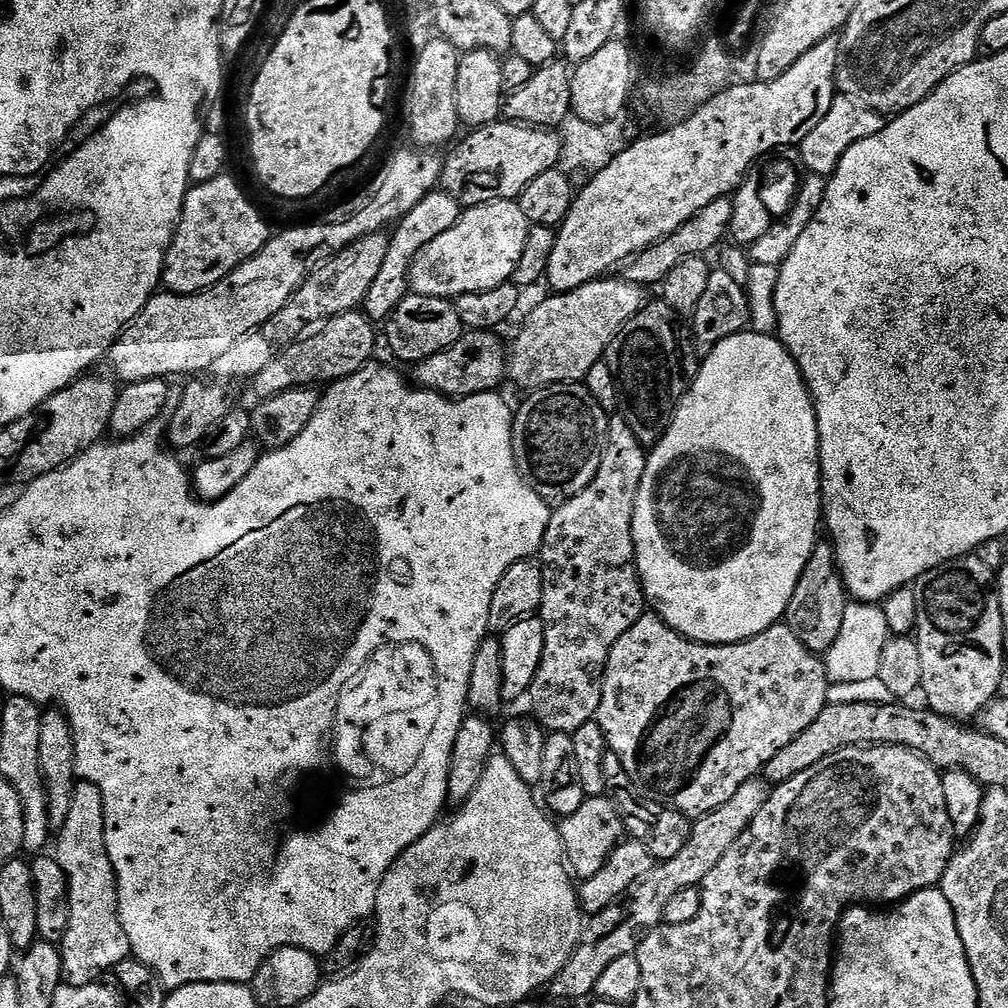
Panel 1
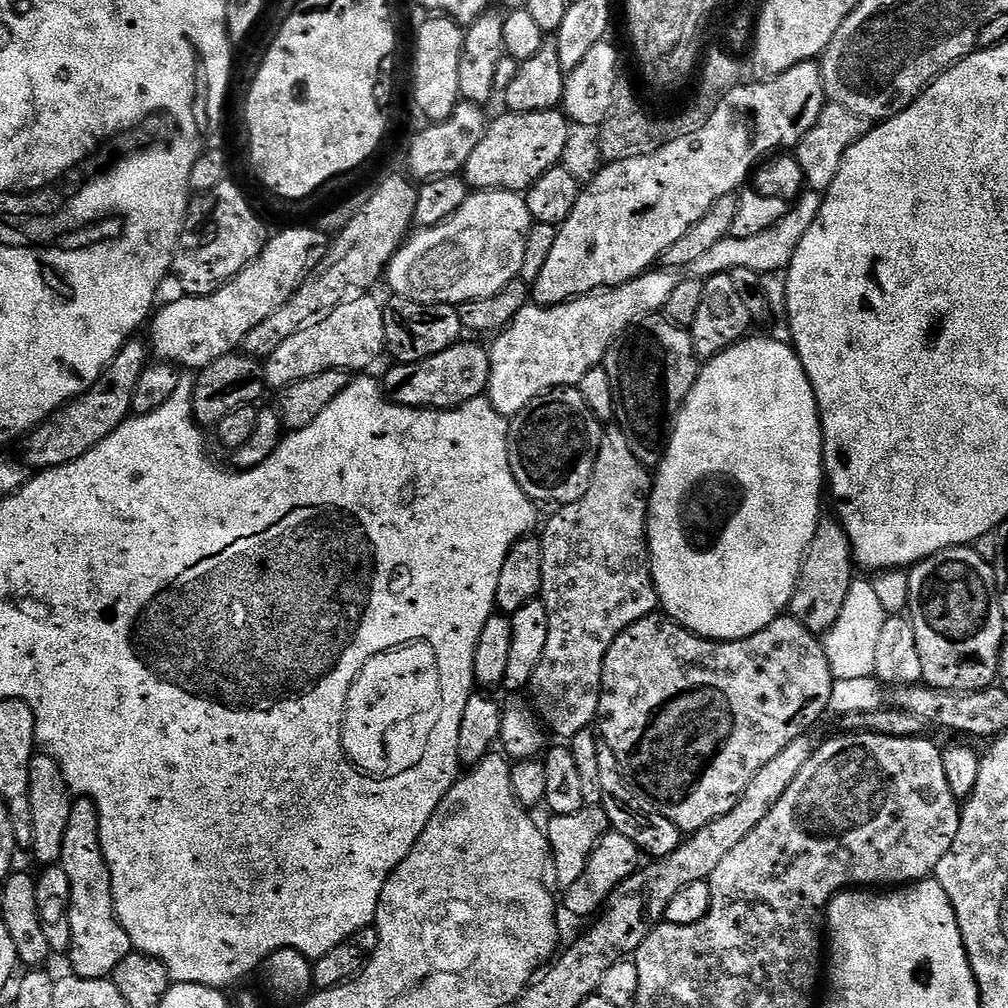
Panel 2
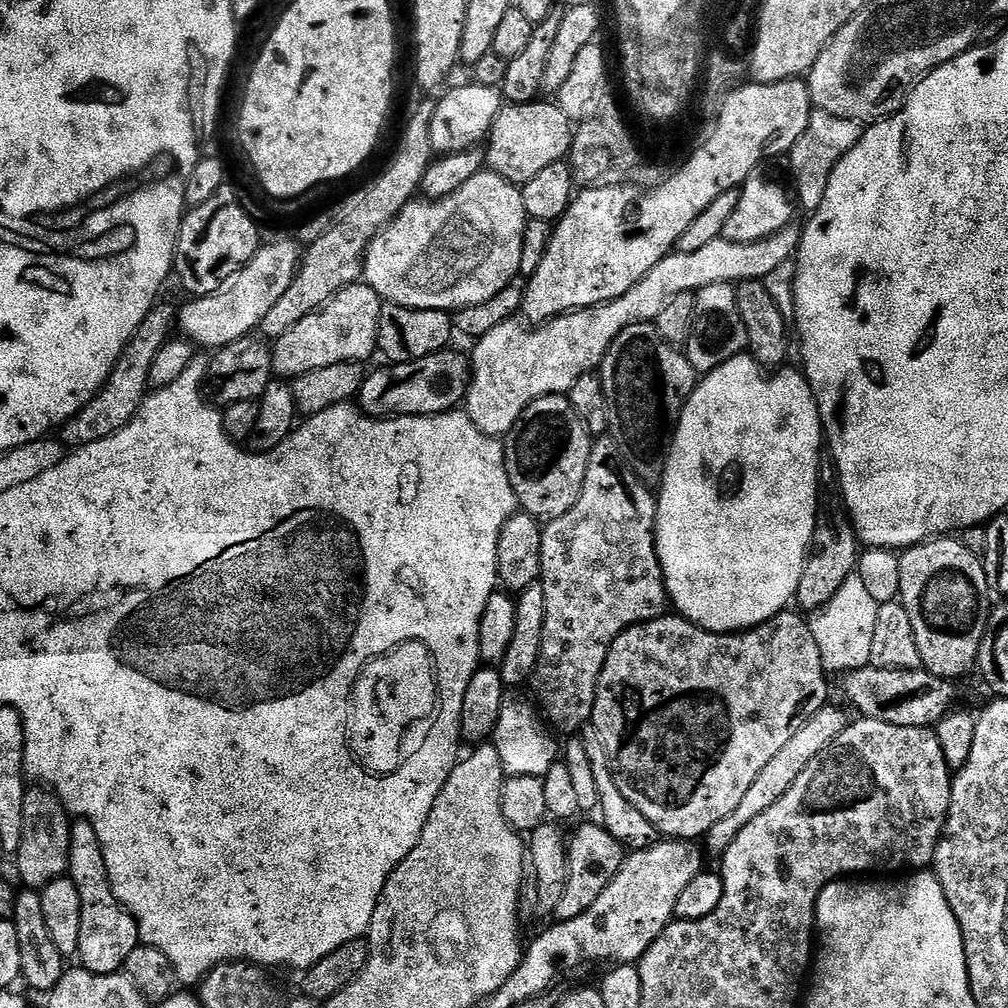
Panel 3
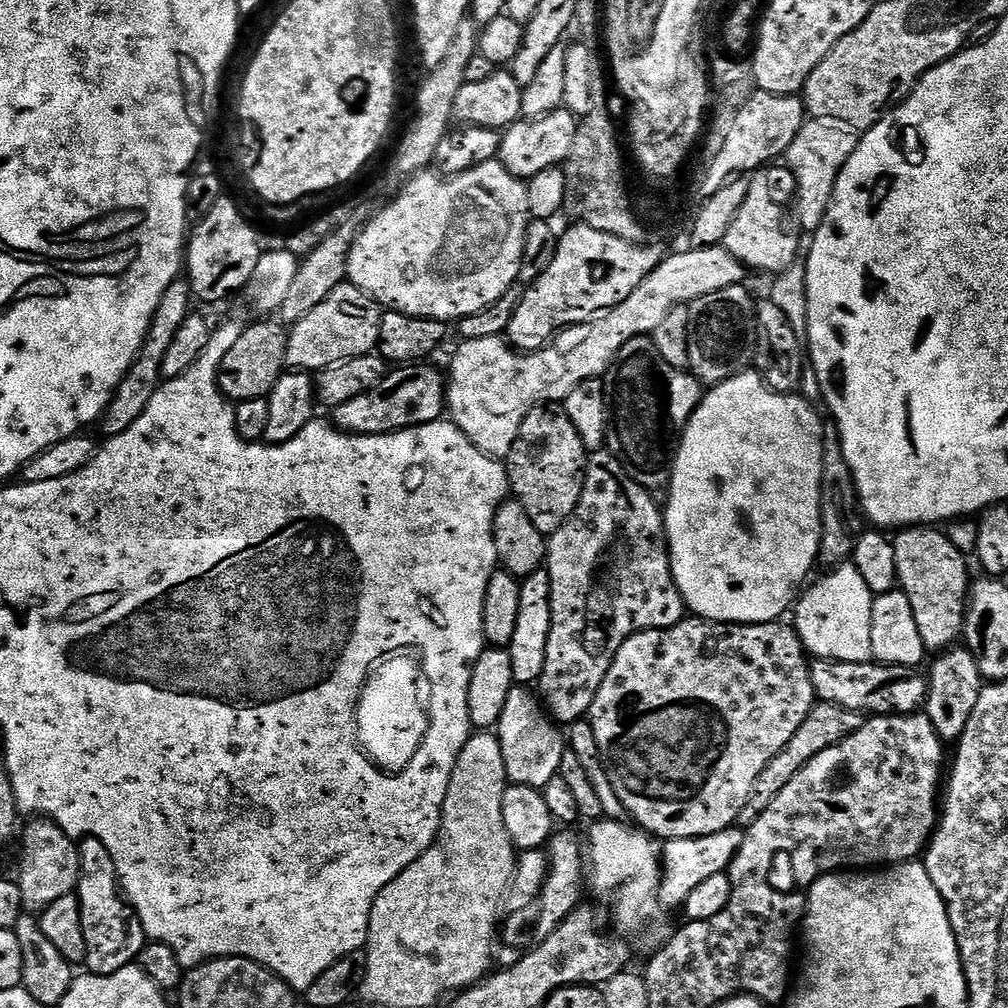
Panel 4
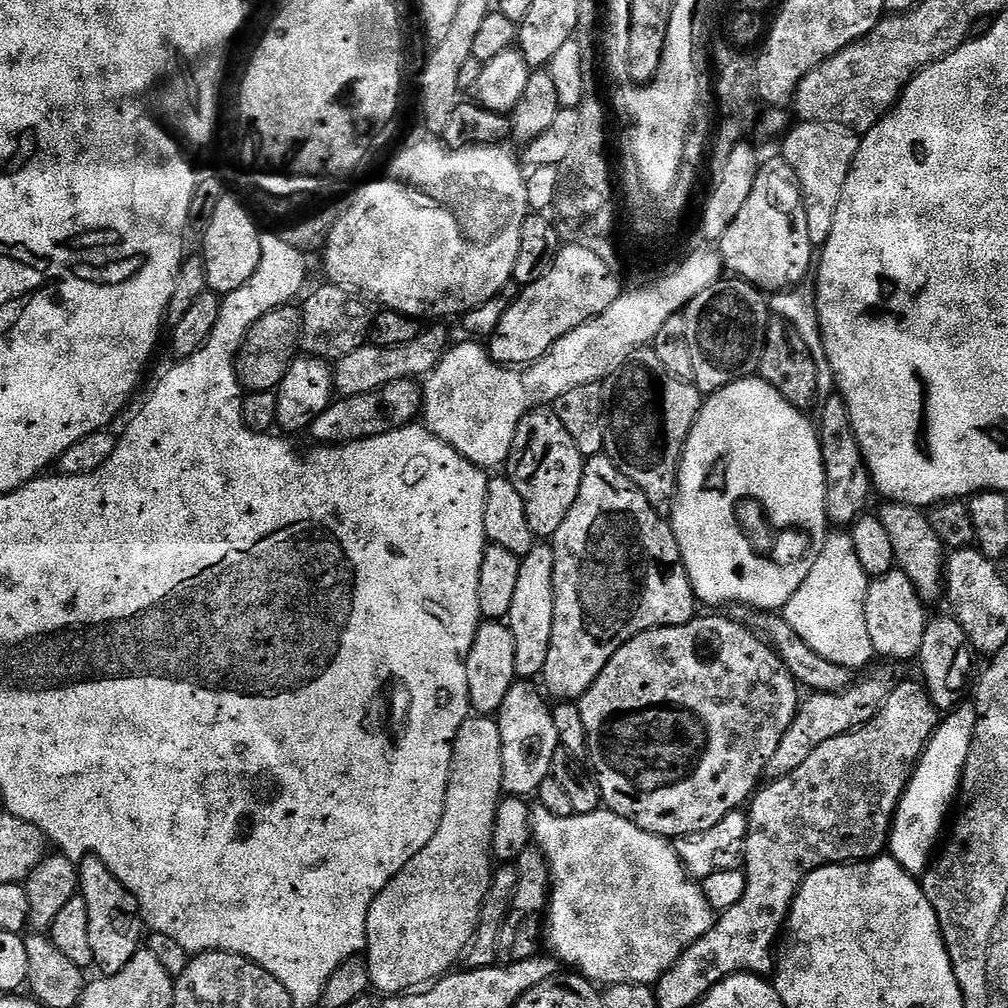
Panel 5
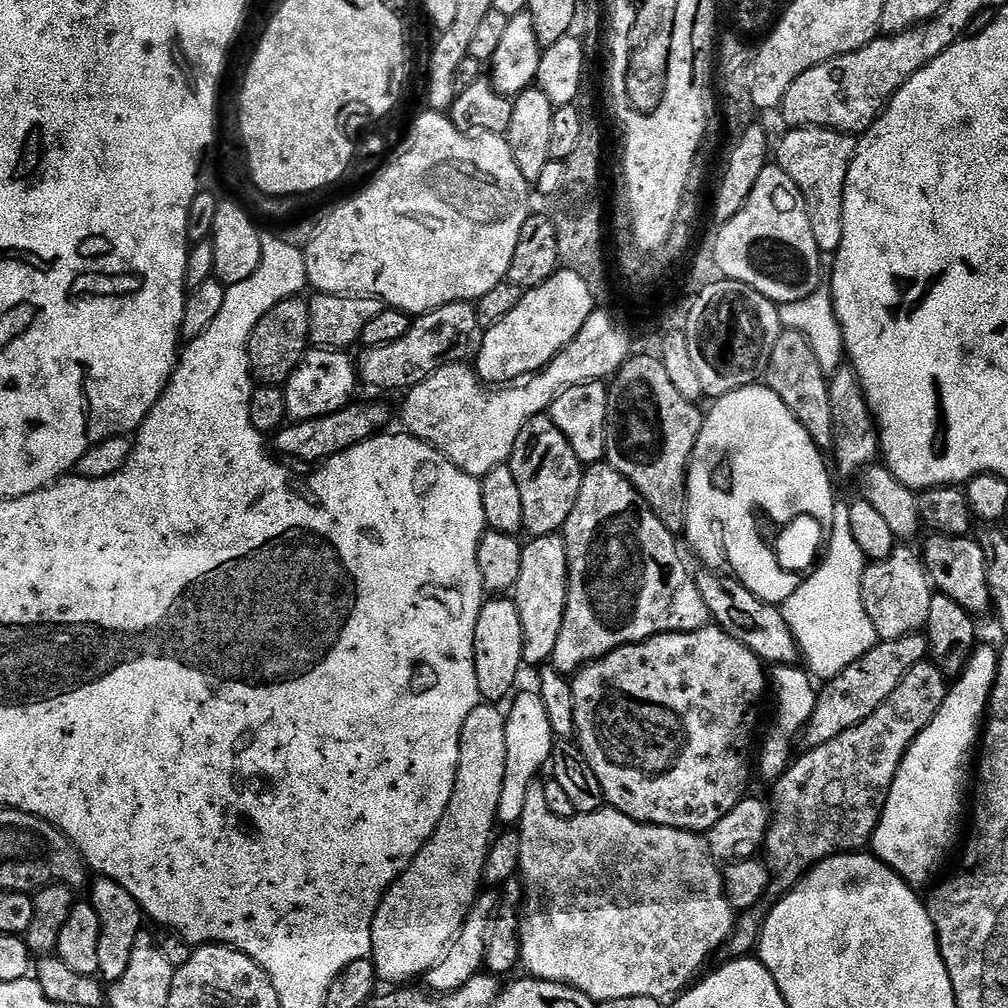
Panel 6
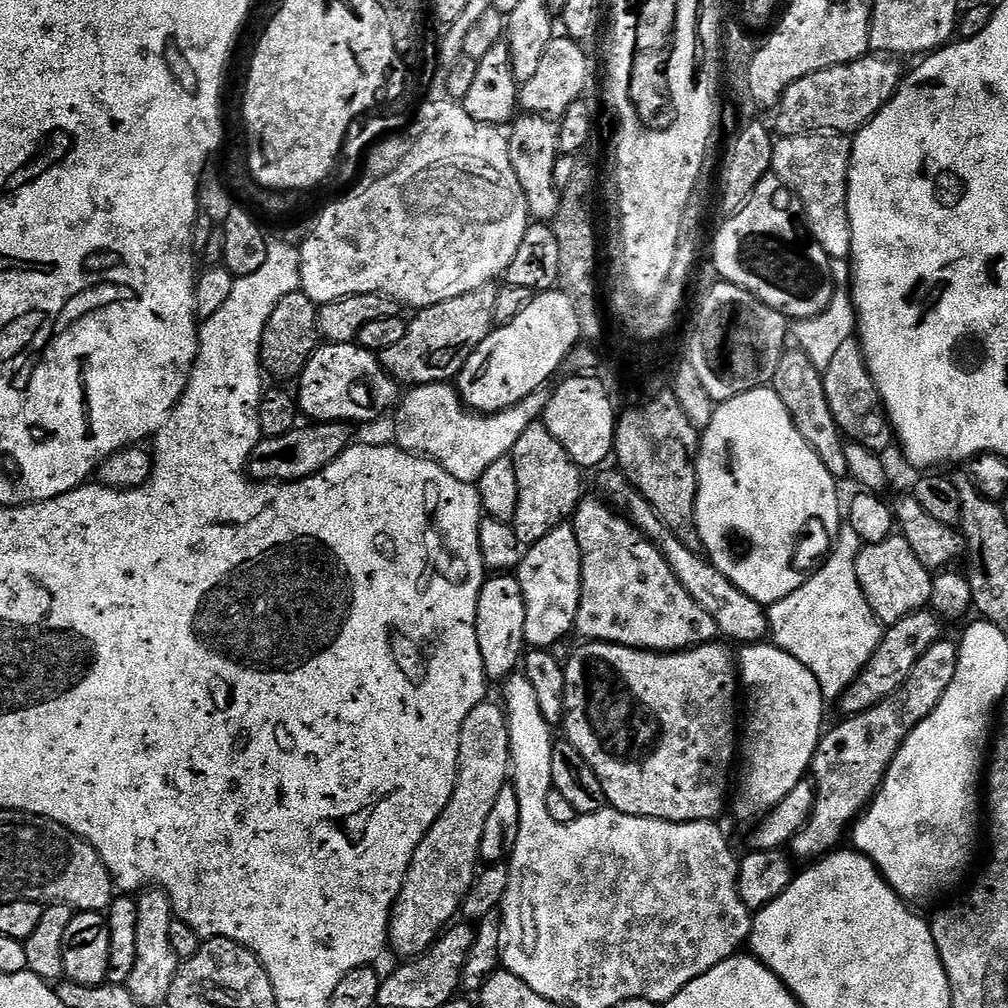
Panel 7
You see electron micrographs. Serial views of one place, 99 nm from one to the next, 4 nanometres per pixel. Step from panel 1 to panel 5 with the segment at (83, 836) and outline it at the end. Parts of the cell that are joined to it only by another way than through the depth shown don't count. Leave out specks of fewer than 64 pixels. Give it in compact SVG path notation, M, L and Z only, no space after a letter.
M86 856L79 861L78 871L78 895L86 902L86 918L90 920L92 963L100 976L113 976L134 958L136 952L141 951L146 925L140 919L140 907L132 891L96 856Z

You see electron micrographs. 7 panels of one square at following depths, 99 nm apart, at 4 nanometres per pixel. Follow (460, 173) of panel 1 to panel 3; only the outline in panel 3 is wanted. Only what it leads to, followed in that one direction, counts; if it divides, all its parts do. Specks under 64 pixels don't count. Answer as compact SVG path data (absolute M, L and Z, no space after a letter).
M559 103L508 104L501 107L486 141L486 164L512 184L522 186L546 166L561 163L571 153L574 125L562 114Z

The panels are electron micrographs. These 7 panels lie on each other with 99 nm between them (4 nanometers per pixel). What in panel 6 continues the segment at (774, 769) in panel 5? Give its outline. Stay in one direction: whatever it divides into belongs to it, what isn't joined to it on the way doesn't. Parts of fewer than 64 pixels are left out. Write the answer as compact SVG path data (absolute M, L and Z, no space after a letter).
M923 631L877 642L869 652L862 654L862 658L858 658L858 662L846 666L842 674L827 681L819 689L814 714L810 714L808 725L802 733L803 747L817 748L838 738L838 734L846 734L846 730L866 722L866 718L870 718L870 714L874 714L874 710L882 707L886 698L898 690L902 678L906 678L906 674L910 674L918 662L929 659L929 656L928 638Z

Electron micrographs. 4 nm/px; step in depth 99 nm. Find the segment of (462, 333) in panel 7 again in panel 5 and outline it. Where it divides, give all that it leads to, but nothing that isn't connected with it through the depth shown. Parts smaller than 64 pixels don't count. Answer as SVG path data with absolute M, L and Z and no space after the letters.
M428 327L416 336L414 342L408 342L406 346L379 348L377 344L366 342L358 350L350 350L350 354L335 361L332 370L335 391L341 397L357 396L378 392L390 382L427 377L428 373L436 369L438 362L444 357L449 347L450 341L448 341L446 329Z

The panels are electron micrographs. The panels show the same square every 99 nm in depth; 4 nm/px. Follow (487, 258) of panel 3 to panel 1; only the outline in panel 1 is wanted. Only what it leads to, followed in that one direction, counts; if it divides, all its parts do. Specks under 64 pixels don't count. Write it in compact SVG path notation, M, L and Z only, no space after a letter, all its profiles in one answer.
M495 200L465 207L461 211L458 222L454 226L450 226L450 230L446 230L446 234L438 234L438 238L434 238L434 242L426 245L412 259L411 291L418 296L433 296L455 301L456 297L462 294L494 290L494 286L509 283L518 266L518 258L522 258L522 249L526 246L526 234L529 227L526 214L520 209L516 200Z

